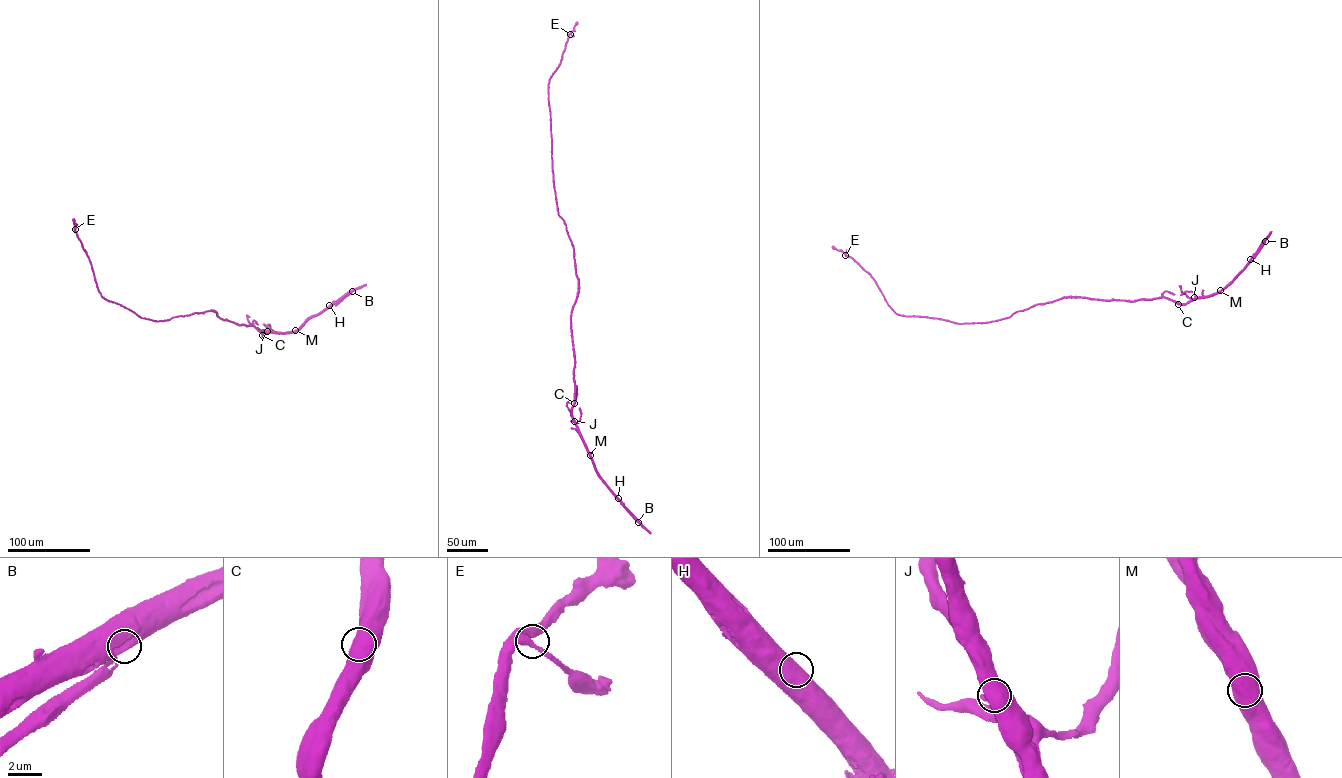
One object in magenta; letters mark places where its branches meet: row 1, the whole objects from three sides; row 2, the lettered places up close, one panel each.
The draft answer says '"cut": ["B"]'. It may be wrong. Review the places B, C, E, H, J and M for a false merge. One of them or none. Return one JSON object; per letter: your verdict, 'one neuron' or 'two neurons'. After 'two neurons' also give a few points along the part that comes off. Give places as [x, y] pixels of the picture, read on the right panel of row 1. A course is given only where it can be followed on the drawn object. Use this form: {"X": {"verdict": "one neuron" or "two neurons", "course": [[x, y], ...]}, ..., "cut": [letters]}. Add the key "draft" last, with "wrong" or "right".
{"B": {"verdict": "two neurons", "course": [[1265, 241], [1253, 258]]}, "C": {"verdict": "one neuron"}, "E": {"verdict": "one neuron"}, "H": {"verdict": "one neuron"}, "J": {"verdict": "one neuron"}, "M": {"verdict": "one neuron"}, "cut": ["B"], "draft": "right"}

